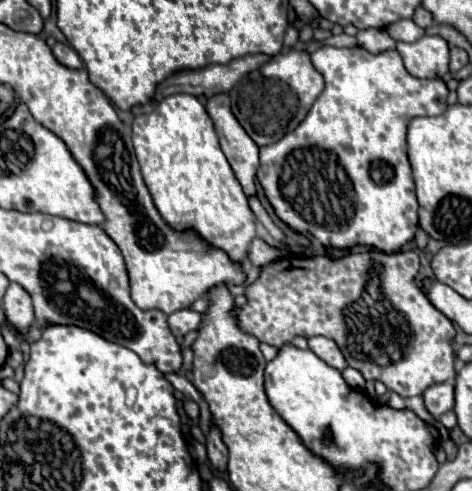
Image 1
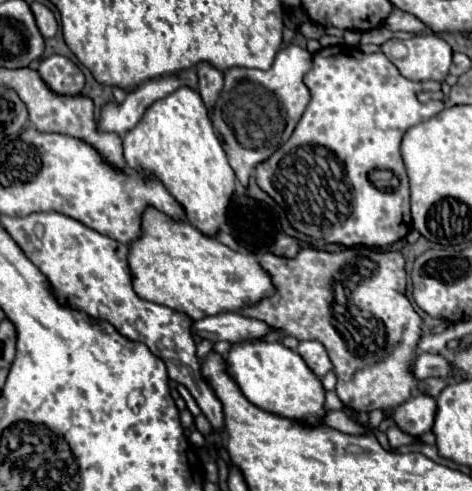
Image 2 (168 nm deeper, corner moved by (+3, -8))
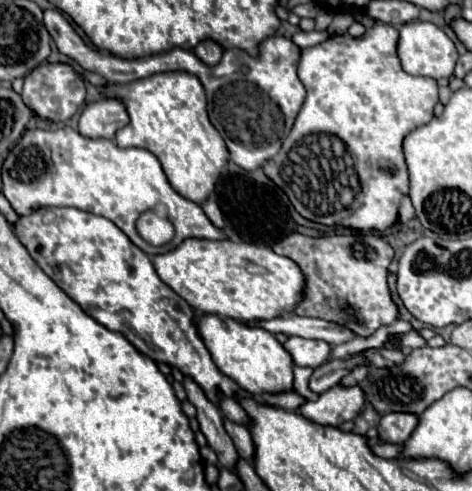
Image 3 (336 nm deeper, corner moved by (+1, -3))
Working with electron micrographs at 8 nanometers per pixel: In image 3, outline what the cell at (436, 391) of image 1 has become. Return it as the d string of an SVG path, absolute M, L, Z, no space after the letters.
M390 413L380 419L380 439L390 443L404 443L414 427L418 425L418 415L406 415L406 413Z

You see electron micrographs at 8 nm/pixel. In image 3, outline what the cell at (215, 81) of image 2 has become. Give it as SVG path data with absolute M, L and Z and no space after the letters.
M202 41L198 47L194 47L194 53L198 55L198 59L202 63L206 63L208 67L214 67L214 65L218 65L218 59L222 59L224 51L214 41Z

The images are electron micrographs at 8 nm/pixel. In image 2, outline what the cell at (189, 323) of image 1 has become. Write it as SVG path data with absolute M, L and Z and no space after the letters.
M220 314L220 316L206 316L198 322L194 322L192 332L198 338L206 338L212 342L242 342L252 338L268 336L274 328L268 326L262 320L248 318L242 314Z

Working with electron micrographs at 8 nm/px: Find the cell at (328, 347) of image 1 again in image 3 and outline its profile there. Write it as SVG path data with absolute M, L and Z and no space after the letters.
M290 337L284 343L286 351L292 355L294 363L300 367L316 369L320 367L330 353L330 345L320 339L304 339L304 337Z

